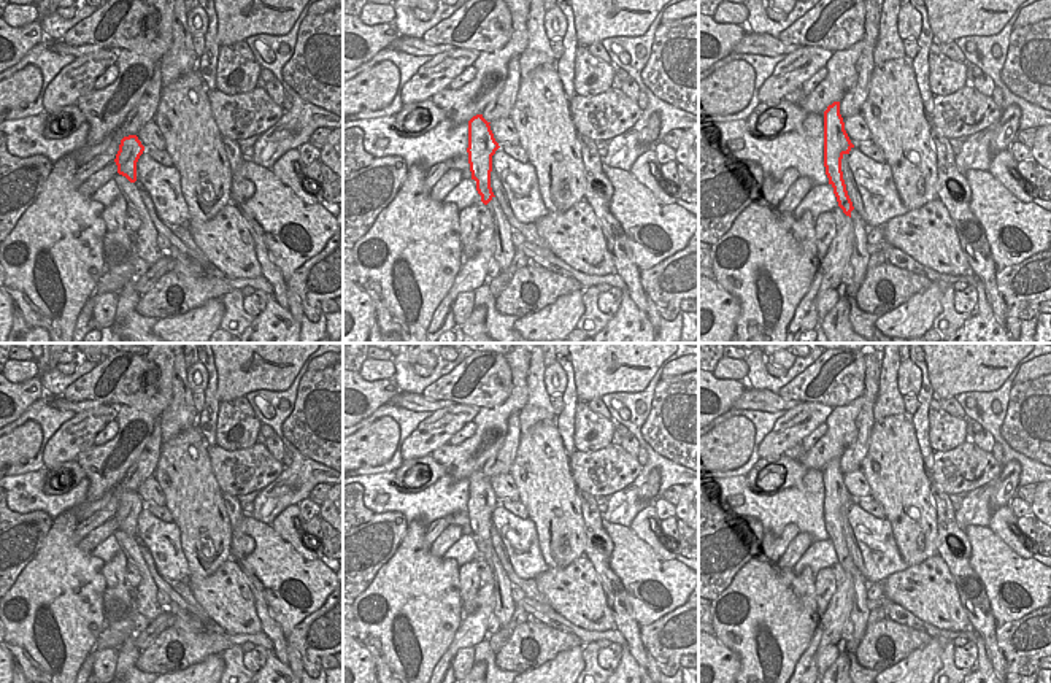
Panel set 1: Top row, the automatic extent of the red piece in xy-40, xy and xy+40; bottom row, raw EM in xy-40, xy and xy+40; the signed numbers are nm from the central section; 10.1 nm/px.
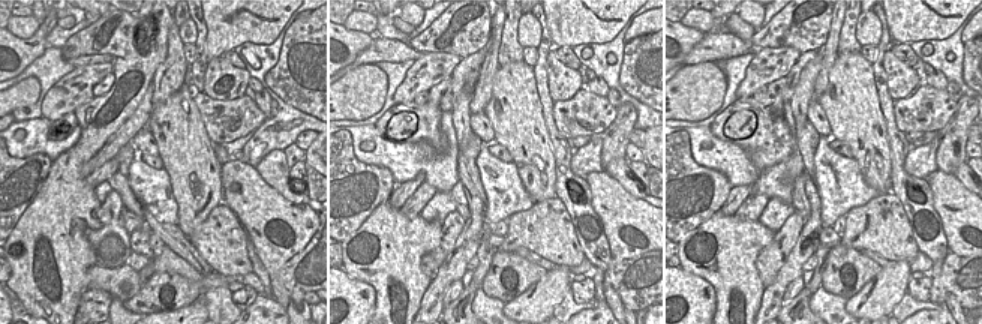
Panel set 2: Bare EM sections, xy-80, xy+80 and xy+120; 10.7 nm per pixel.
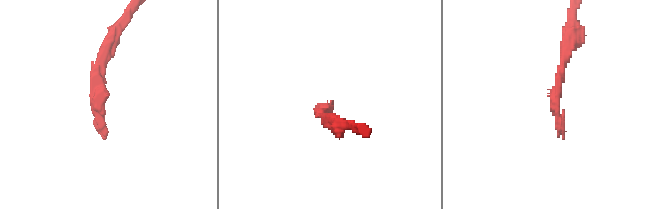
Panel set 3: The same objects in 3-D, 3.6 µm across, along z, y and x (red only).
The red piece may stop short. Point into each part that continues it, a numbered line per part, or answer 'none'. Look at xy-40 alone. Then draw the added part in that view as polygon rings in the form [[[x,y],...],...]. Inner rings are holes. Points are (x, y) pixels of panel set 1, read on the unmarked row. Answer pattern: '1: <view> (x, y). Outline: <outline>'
none

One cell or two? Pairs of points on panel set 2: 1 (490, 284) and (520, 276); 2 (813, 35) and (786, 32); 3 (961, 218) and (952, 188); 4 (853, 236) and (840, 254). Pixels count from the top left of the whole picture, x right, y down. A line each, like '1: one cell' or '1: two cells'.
1: one cell
2: one cell
3: one cell
4: two cells

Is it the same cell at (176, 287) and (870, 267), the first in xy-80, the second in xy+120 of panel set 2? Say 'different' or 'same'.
same

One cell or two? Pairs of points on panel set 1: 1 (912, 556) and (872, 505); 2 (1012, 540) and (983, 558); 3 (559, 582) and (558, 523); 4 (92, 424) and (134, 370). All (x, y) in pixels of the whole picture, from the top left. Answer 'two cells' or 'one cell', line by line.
1: two cells
2: two cells
3: two cells
4: two cells

